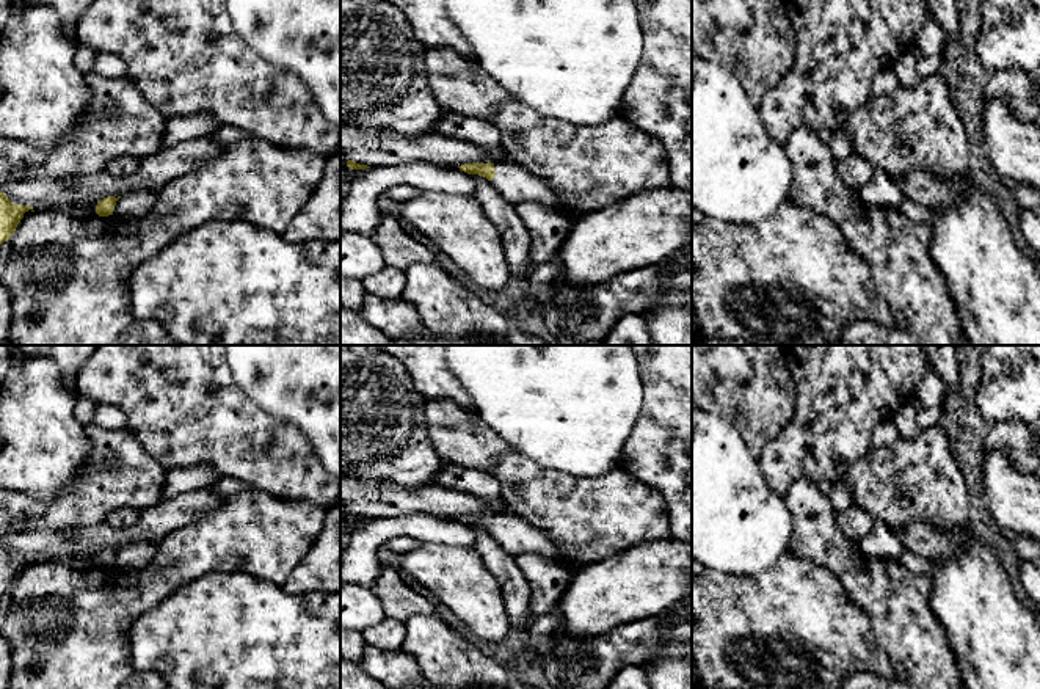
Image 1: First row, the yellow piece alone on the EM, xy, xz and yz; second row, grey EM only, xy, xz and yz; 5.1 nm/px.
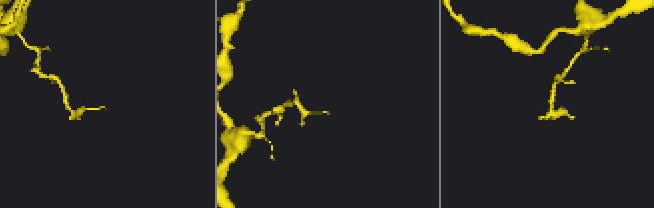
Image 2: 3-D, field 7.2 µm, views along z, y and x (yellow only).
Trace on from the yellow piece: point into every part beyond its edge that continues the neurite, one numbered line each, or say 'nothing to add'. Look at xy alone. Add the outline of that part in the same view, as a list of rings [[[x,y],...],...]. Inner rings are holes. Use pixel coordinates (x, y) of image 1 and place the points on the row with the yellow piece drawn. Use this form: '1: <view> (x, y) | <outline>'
nothing to add

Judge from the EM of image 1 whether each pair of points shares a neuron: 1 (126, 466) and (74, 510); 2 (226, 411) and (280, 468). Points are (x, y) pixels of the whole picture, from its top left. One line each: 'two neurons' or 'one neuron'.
1: one neuron
2: one neuron

